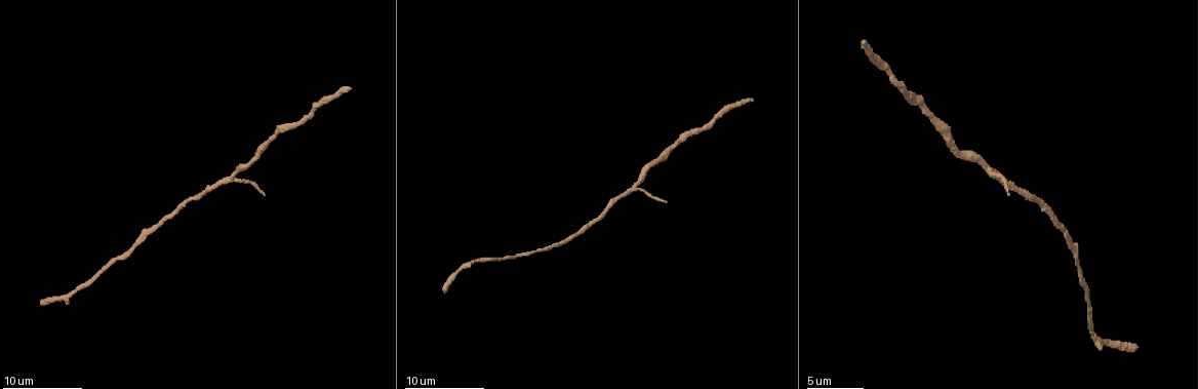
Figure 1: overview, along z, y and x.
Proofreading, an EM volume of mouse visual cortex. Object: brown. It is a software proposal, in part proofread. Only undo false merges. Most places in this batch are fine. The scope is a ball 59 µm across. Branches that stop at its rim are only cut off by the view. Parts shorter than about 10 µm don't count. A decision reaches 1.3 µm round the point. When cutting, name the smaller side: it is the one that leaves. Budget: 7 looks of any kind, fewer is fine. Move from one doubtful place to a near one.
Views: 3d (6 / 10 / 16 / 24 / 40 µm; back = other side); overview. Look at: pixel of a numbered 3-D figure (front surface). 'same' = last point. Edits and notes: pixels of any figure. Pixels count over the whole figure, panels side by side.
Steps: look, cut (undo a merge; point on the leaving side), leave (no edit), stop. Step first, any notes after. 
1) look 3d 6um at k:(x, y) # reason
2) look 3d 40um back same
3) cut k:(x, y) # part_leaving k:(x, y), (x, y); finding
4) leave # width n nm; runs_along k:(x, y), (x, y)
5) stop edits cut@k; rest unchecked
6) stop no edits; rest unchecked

look 3d 6um at 1:(933, 121) # thick turns thin

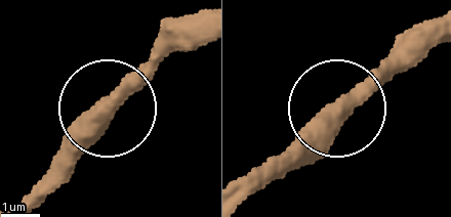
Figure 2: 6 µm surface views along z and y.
look 3d 6um back at 2:(337, 113)

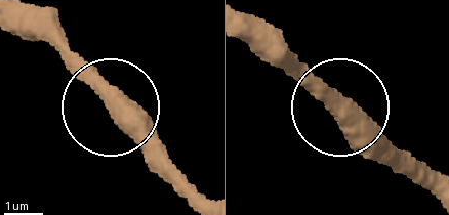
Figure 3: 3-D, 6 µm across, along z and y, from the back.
leave # width 450 nm; runs_along 3:(201, 198), (38, 35); all the same neuron

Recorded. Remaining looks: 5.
look 3d 6um at 1:(639, 179) # sudden change in width

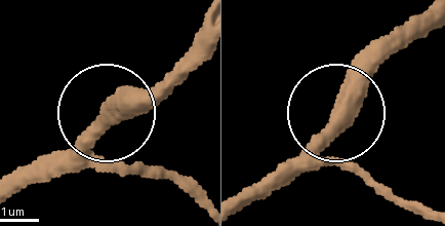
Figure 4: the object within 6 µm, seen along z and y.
look 3d 6um back at 4:(104, 119) # other side

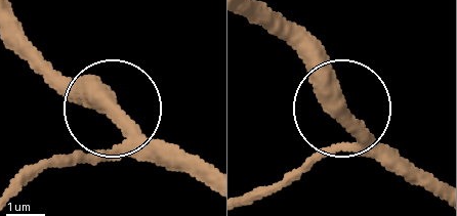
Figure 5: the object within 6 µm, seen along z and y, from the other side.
leave # continuous, no second neuron

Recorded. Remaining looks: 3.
look 3d 10um at 1:(1026, 194)

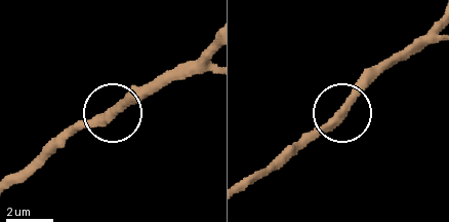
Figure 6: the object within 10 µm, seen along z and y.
leave # width 370 nm; runs_along 6:(342, 111), (384, 66); one neuron here

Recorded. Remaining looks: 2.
stop no edits; rest unchecked

